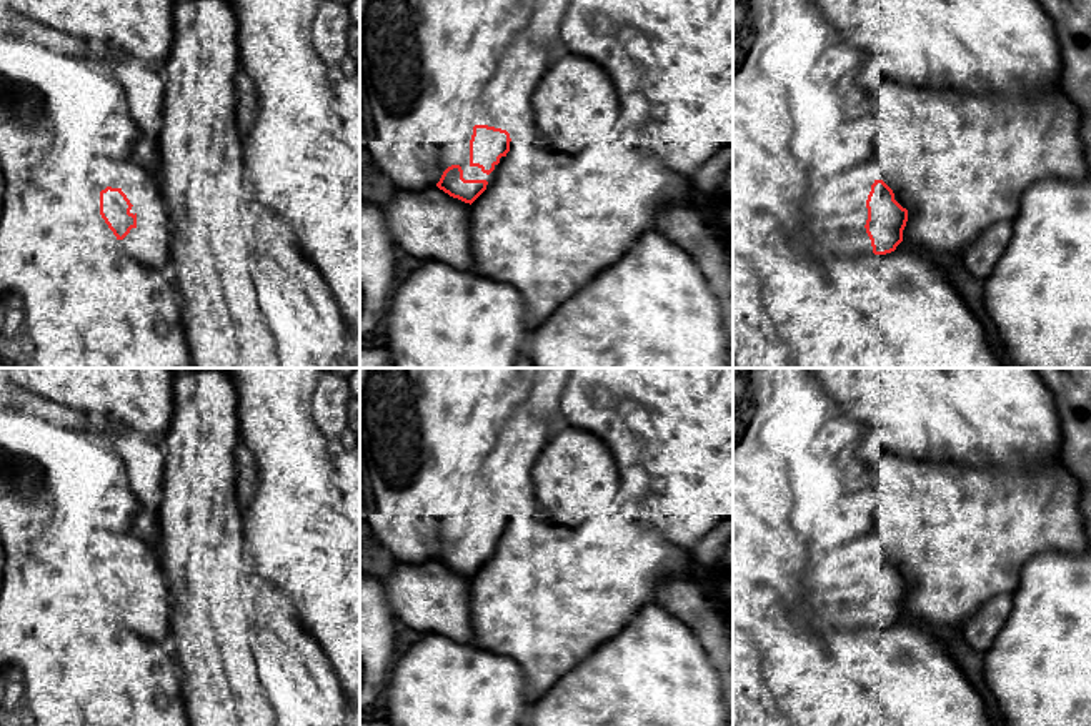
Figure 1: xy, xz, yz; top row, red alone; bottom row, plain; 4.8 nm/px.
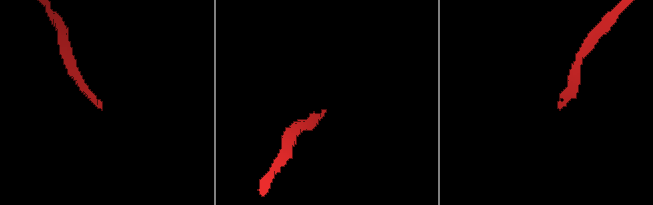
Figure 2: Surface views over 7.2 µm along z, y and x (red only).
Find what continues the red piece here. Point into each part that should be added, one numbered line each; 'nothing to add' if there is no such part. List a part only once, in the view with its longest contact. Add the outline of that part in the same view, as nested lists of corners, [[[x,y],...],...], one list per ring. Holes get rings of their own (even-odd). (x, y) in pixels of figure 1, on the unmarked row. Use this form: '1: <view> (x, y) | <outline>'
1: yz (826, 603) | [[[874,553],[861,563],[863,573],[853,581],[849,573],[838,574],[838,566],[823,561],[808,563],[800,573],[801,596],[795,604],[803,623],[815,633],[828,633],[848,628],[873,628],[866,606],[866,573]]]

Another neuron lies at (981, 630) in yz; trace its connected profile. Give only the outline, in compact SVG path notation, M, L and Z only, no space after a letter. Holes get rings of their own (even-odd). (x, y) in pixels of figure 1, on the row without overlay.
M998 594L984 603L963 626L968 644L976 651L988 653L999 636L1011 608L1011 594Z

